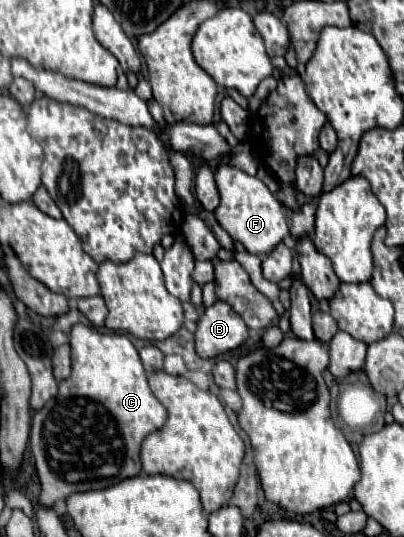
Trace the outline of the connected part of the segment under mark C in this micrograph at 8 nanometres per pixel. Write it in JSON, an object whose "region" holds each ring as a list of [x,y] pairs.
{"region":[[[75,324],[69,342],[73,372],[59,384],[57,396],[35,412],[31,422],[31,452],[43,488],[41,498],[49,502],[67,500],[77,492],[109,488],[125,478],[137,476],[141,472],[139,450],[143,438],[159,430],[167,420],[167,410],[149,390],[139,354],[125,334],[101,334],[83,324]]]}

